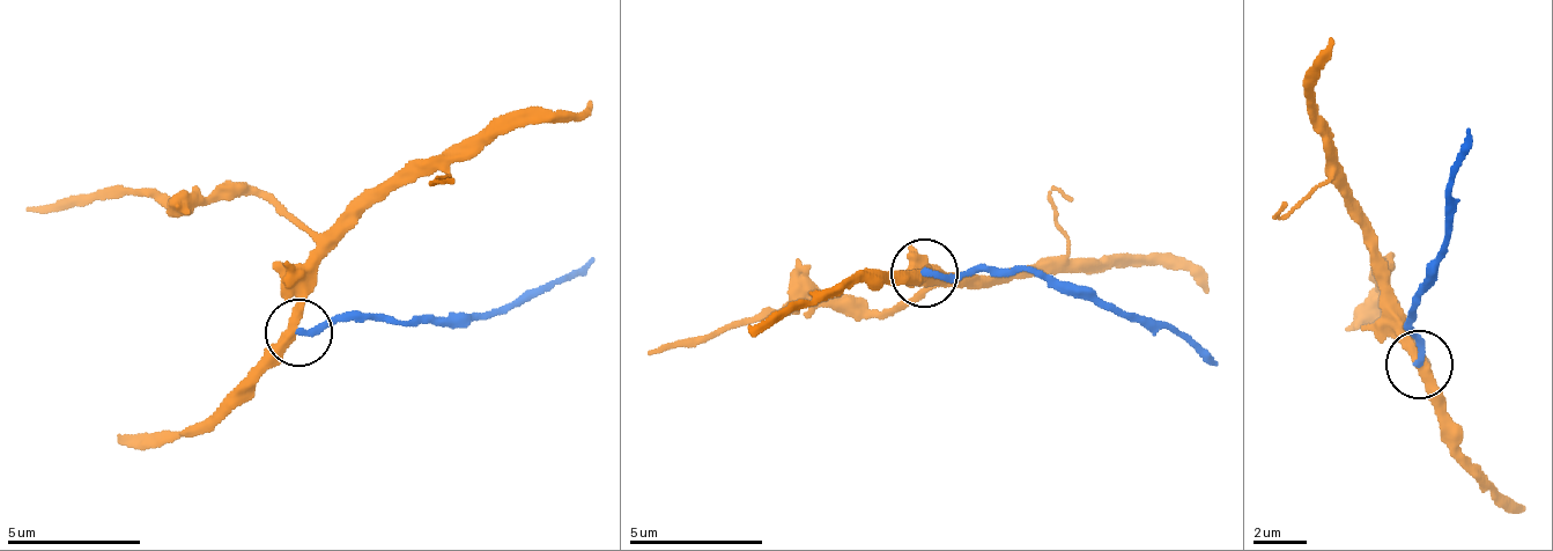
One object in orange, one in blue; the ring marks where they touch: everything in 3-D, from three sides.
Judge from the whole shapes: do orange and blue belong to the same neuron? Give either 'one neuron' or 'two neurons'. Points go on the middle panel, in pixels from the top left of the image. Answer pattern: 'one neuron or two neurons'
two neurons

